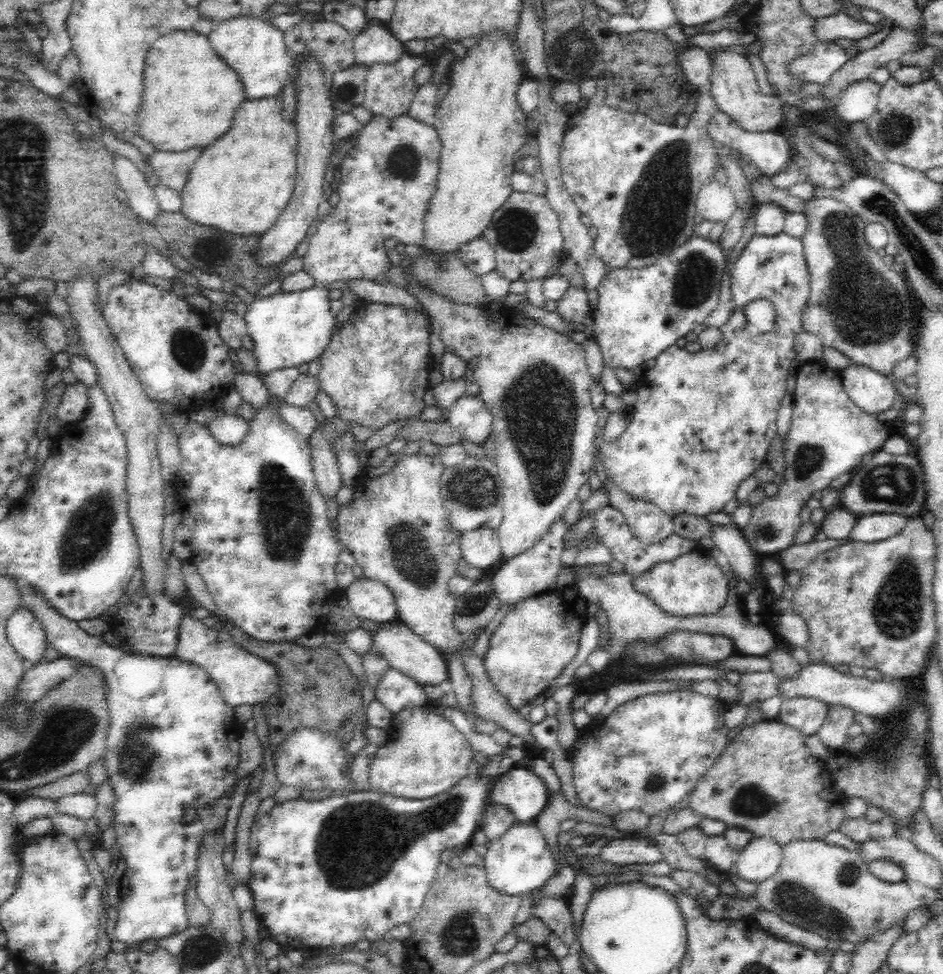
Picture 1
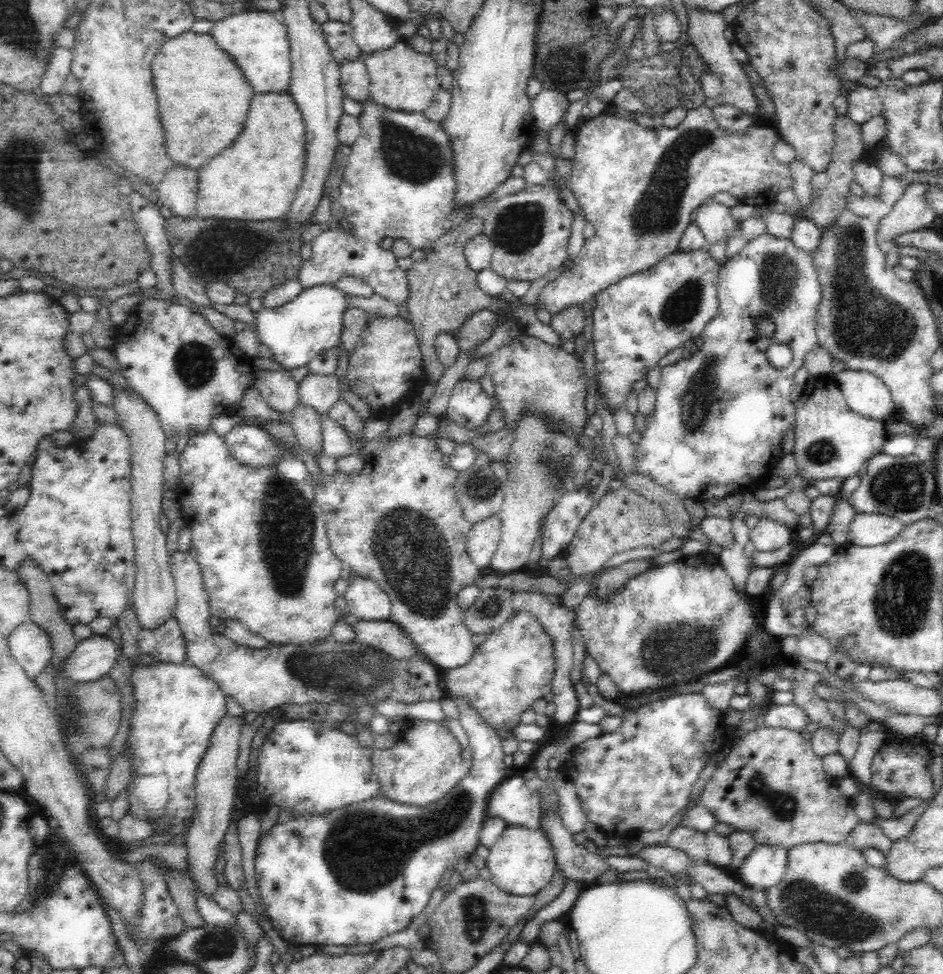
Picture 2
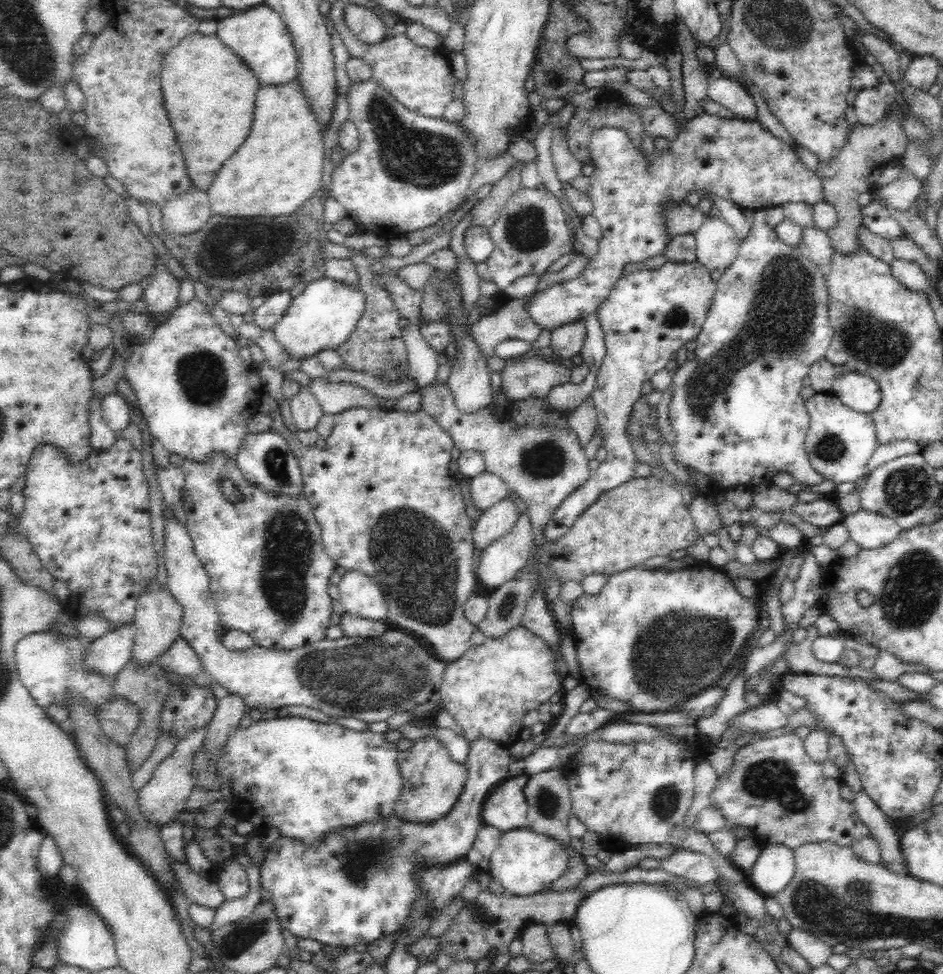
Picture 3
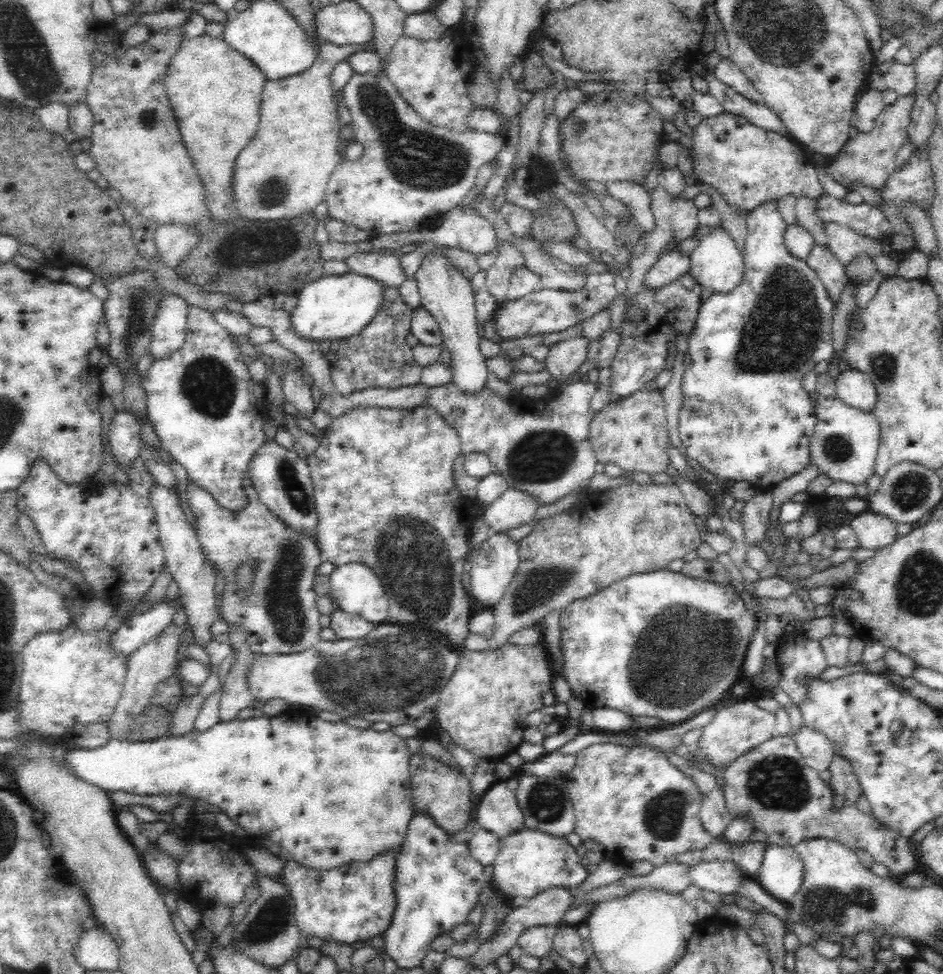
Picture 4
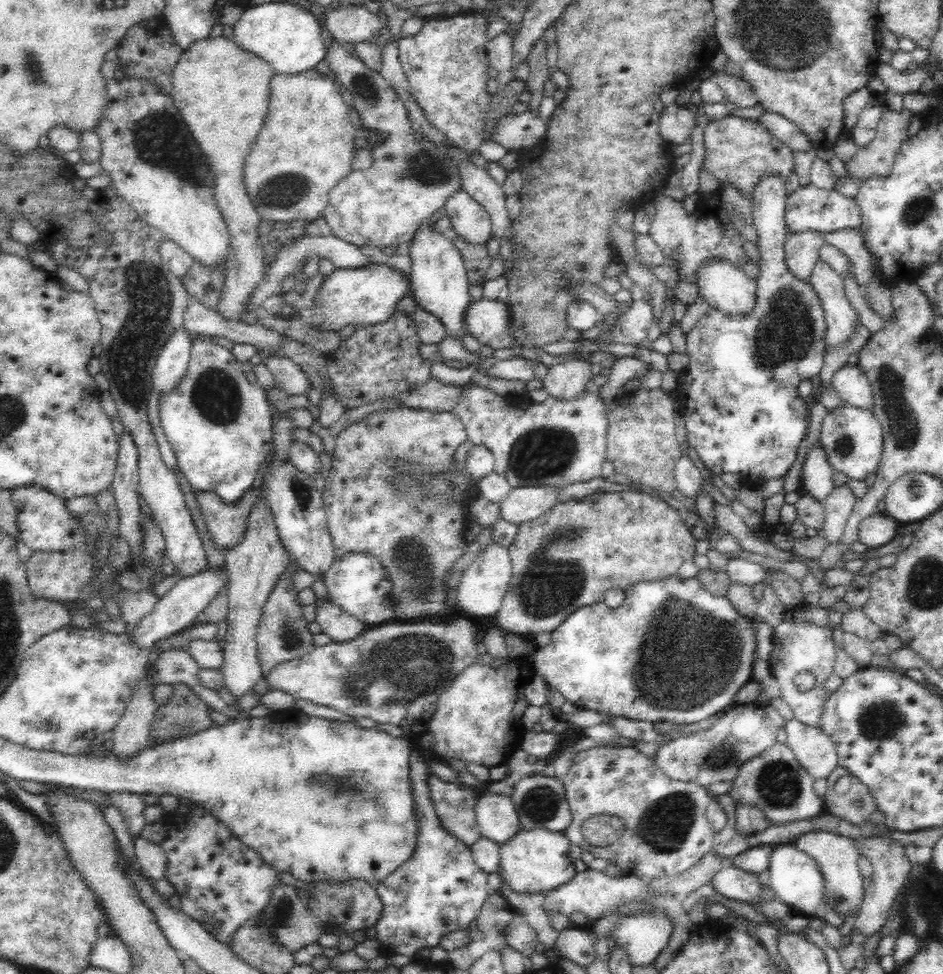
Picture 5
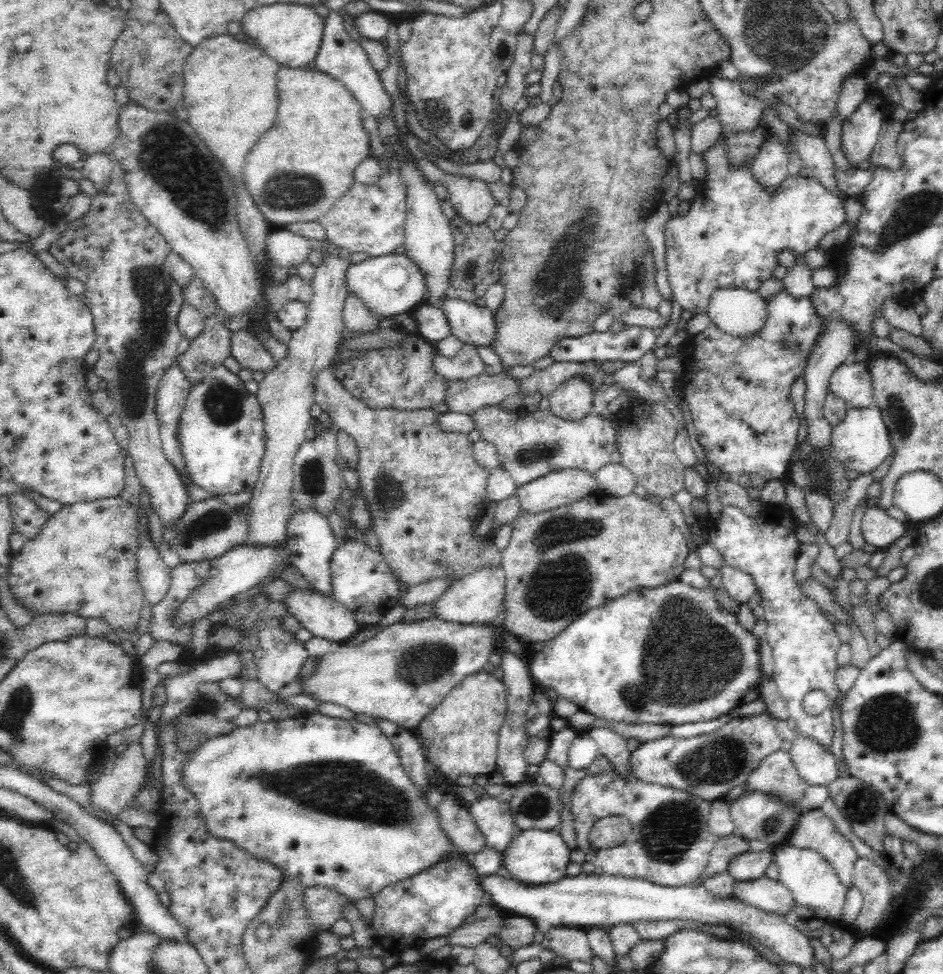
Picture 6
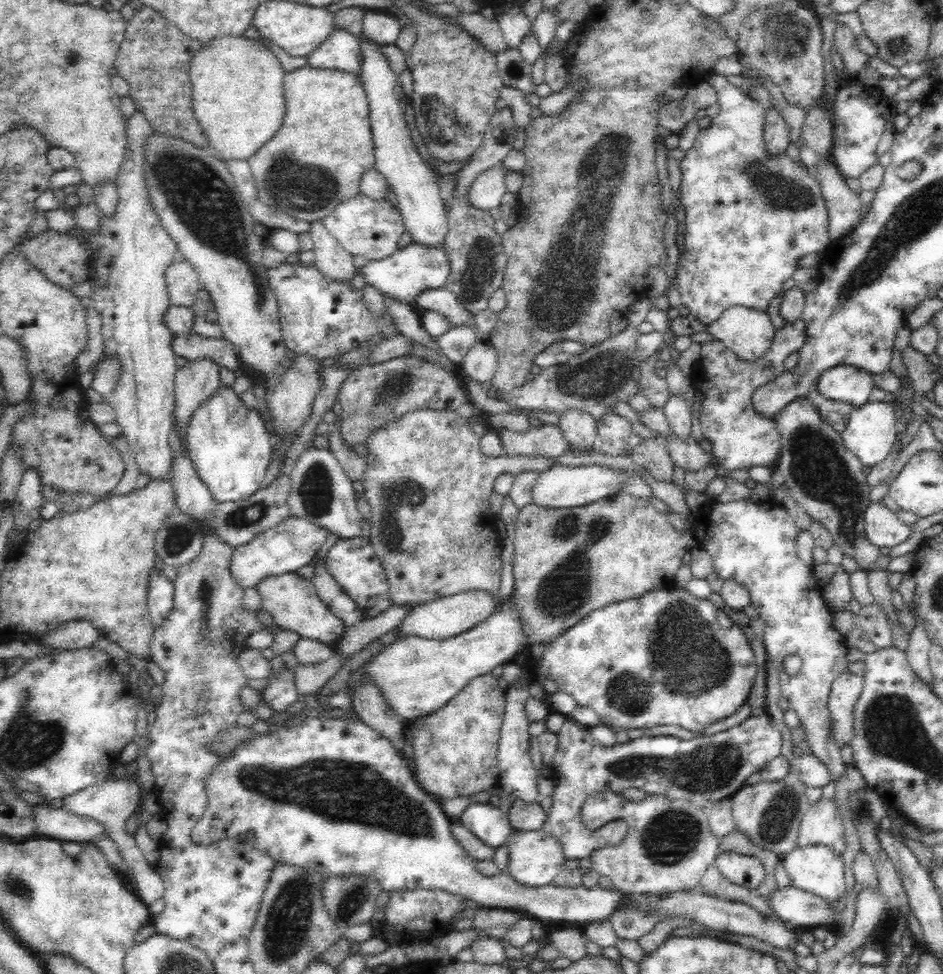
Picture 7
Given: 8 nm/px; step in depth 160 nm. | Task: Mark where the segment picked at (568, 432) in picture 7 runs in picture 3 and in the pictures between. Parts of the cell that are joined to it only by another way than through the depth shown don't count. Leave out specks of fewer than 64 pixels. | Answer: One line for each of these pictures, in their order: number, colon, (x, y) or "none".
3: (567, 341)
4: (564, 358)
5: (565, 381)
6: (573, 399)

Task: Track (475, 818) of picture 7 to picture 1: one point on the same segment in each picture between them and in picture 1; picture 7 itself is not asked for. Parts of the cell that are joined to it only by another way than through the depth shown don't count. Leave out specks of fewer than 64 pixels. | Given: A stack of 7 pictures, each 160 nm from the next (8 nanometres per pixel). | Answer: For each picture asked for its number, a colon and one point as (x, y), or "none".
1: (520, 790)
2: (510, 800)
3: (505, 808)
4: (498, 811)
5: (497, 819)
6: (494, 818)

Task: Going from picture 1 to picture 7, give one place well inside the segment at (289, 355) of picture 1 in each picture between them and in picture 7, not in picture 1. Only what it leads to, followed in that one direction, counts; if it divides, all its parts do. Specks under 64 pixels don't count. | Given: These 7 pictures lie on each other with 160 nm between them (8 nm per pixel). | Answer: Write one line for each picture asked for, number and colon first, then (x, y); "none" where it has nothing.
2: (296, 332)
3: (325, 314)
4: (333, 307)
5: (368, 295)
6: (391, 284)
7: (403, 276)

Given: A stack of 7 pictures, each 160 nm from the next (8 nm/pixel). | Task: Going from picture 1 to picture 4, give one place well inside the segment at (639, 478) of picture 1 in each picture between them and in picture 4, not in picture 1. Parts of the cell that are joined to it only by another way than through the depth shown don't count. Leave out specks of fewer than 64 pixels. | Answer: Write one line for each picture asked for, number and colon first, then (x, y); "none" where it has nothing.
2: (719, 419)
3: (736, 409)
4: (745, 416)

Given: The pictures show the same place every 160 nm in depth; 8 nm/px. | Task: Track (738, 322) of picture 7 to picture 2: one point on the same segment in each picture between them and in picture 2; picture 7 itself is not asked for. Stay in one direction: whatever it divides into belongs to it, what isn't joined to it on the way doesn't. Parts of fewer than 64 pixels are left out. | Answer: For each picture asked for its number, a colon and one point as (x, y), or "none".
2: (715, 220)
3: (717, 247)
4: (716, 264)
5: (724, 287)
6: (736, 311)

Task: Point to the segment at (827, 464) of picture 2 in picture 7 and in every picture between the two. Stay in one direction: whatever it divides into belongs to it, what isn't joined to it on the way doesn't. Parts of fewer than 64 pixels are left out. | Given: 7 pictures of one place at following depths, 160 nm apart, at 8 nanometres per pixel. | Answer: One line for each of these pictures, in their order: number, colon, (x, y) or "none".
3: (840, 441)
4: (844, 446)
5: (852, 437)
6: (861, 441)
7: (872, 429)

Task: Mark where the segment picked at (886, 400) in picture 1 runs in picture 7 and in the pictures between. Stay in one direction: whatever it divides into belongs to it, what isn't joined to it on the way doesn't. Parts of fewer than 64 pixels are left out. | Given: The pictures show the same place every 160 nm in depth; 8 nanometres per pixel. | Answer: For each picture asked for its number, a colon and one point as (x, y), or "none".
2: (866, 394)
3: (858, 391)
4: (853, 387)
5: (852, 384)
6: (851, 381)
7: (845, 383)

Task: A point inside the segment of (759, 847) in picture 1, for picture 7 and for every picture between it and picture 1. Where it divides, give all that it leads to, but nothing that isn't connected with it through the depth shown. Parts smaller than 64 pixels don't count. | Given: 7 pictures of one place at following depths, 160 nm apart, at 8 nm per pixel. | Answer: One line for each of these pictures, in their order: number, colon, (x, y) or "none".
2: (763, 867)
3: (774, 867)
4: (780, 874)
5: (796, 879)
6: (810, 878)
7: (816, 869)

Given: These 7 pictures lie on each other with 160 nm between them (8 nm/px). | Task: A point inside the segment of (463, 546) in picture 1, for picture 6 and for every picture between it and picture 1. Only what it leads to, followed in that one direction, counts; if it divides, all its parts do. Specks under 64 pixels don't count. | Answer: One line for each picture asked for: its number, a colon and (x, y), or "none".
2: (483, 538)
3: (496, 521)
4: (514, 507)
5: (524, 503)
6: (559, 487)

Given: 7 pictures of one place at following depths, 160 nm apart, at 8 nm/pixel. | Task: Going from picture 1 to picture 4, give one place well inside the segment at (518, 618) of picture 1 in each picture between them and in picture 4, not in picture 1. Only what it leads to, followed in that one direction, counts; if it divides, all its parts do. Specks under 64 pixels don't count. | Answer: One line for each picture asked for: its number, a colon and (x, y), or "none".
2: (513, 667)
3: (488, 690)
4: (483, 707)

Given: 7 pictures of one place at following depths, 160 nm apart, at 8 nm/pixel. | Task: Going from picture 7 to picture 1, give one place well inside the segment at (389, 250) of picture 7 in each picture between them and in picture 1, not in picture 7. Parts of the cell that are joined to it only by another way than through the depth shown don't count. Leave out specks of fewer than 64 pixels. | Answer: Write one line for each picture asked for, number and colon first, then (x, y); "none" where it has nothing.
1: (387, 181)
2: (398, 182)
3: (409, 170)
4: (411, 172)
5: (410, 178)
6: (370, 219)

